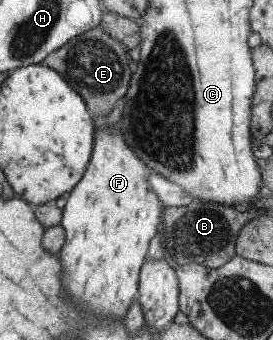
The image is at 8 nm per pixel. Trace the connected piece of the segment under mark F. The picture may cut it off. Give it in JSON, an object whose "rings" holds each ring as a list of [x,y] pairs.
{"rings":[[[104,121],[96,122],[95,149],[82,181],[69,193],[67,203],[63,208],[61,226],[66,230],[68,241],[62,249],[64,263],[64,287],[76,301],[90,301],[86,311],[94,311],[96,315],[126,319],[128,310],[139,293],[139,283],[143,265],[148,260],[147,255],[151,241],[161,227],[162,207],[159,195],[150,183],[154,173],[147,163],[128,145],[123,131],[118,127],[104,127]]]}

